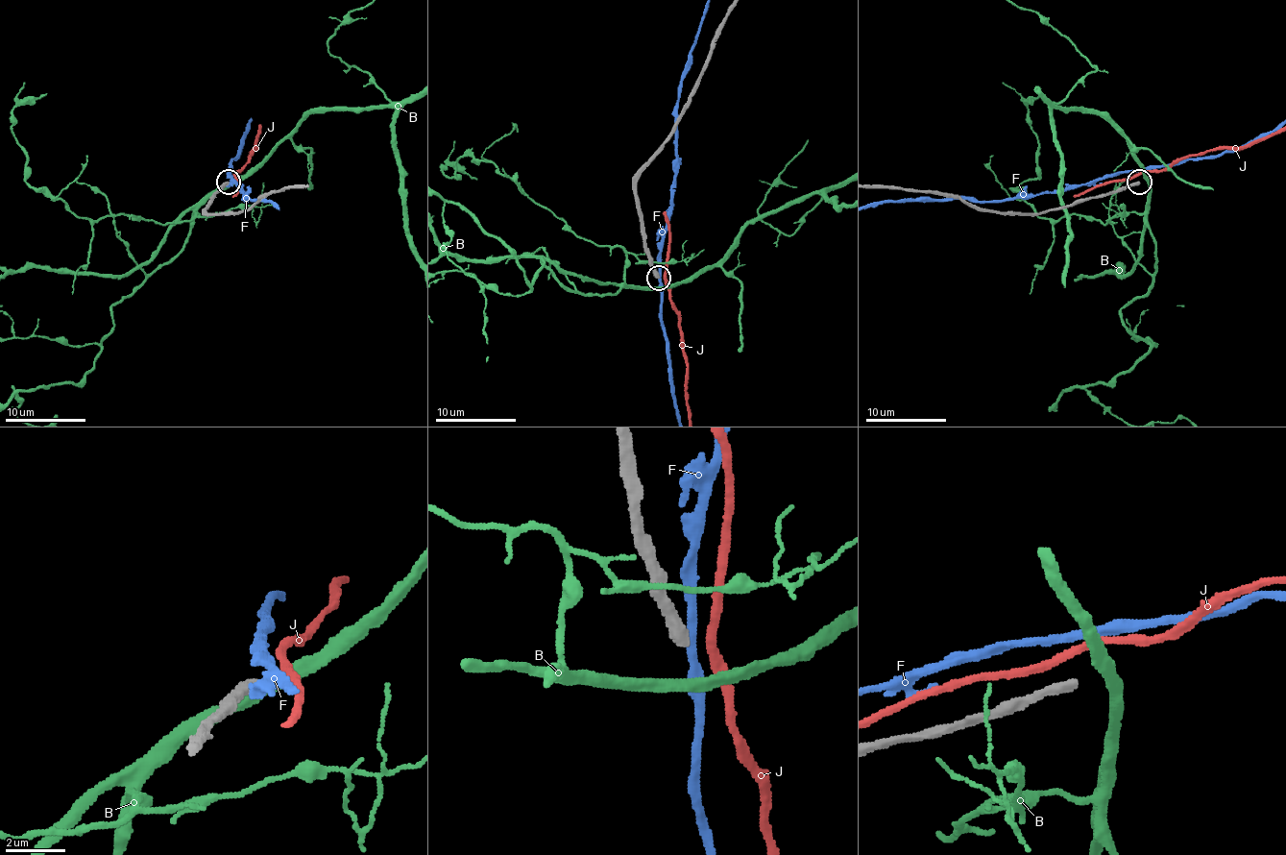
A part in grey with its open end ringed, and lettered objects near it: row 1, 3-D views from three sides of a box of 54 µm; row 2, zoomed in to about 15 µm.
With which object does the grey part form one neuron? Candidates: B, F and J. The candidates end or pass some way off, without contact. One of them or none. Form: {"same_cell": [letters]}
{"same_cell": []}

